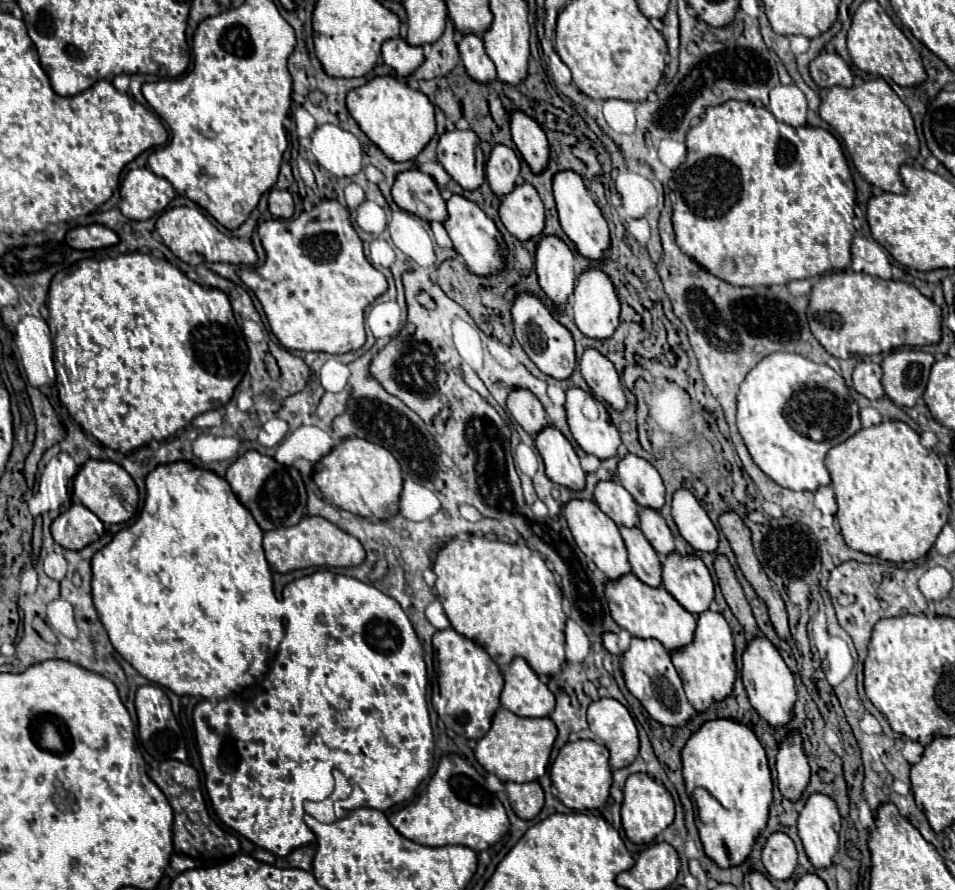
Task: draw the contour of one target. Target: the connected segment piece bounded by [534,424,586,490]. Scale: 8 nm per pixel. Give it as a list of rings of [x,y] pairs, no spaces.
[[[548,424],[534,436],[534,444],[544,460],[546,476],[562,486],[568,486],[572,490],[584,488],[584,470],[580,466],[580,458],[570,444],[570,440],[554,426]]]

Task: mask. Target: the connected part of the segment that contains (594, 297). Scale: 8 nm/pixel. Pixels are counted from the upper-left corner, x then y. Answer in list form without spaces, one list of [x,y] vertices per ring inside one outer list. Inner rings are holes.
[[[588,268],[578,276],[570,302],[572,302],[572,310],[574,310],[574,322],[586,336],[610,338],[614,334],[614,330],[618,328],[620,300],[618,300],[618,294],[614,290],[610,276],[606,272],[602,272],[600,268]]]

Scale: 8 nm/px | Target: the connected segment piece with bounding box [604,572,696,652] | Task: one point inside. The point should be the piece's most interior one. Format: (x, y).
(648, 612)

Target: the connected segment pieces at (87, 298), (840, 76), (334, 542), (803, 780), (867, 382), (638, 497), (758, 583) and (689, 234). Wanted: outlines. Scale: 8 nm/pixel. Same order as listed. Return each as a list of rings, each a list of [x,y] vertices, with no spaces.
[[[128,252],[115,258],[78,260],[72,268],[66,268],[52,278],[50,290],[48,290],[48,310],[50,310],[48,326],[52,332],[52,344],[54,344],[56,389],[60,392],[60,402],[66,406],[70,416],[76,420],[76,424],[82,426],[82,430],[86,434],[94,436],[100,444],[104,444],[112,450],[124,452],[124,454],[148,444],[150,440],[164,440],[170,434],[174,434],[176,430],[188,426],[196,416],[200,416],[208,410],[226,406],[228,400],[234,396],[234,390],[240,384],[240,380],[248,368],[248,346],[246,346],[242,328],[236,326],[236,318],[232,314],[228,296],[218,288],[200,286],[198,282],[190,280],[182,270],[172,266],[168,260],[156,258],[154,254]]]
[[[820,52],[810,62],[810,76],[820,88],[834,88],[834,86],[852,86],[852,72],[848,64],[836,52]]]
[[[304,516],[296,526],[264,532],[264,552],[270,566],[282,574],[308,566],[348,568],[348,566],[358,566],[366,560],[366,552],[360,540],[340,530],[322,516]]]
[[[792,730],[780,742],[778,756],[776,756],[776,772],[778,772],[780,792],[788,800],[798,800],[810,780],[810,766],[798,730]]]
[[[860,362],[852,374],[852,386],[858,394],[866,396],[868,400],[884,398],[882,388],[882,368],[874,362]]]
[[[626,454],[618,462],[618,478],[634,496],[636,504],[660,510],[664,504],[664,484],[658,470],[636,454]]]
[[[726,510],[720,514],[720,528],[724,532],[724,536],[728,538],[738,566],[744,572],[746,580],[752,584],[752,588],[756,590],[756,594],[766,602],[768,606],[768,614],[770,620],[778,632],[780,638],[788,638],[788,616],[786,616],[786,606],[780,598],[780,594],[774,590],[770,578],[766,576],[764,568],[760,566],[754,548],[752,548],[752,538],[750,538],[750,528],[744,524],[744,520],[734,512],[734,510]]]
[[[728,100],[720,106],[712,106],[706,110],[702,122],[686,134],[686,146],[688,156],[686,162],[676,170],[676,204],[674,204],[674,232],[676,242],[682,248],[684,254],[694,258],[702,268],[706,268],[710,274],[718,276],[720,280],[726,280],[734,286],[774,286],[774,284],[788,284],[792,280],[800,278],[812,278],[820,276],[824,272],[834,270],[846,270],[850,268],[850,244],[854,238],[855,229],[852,226],[854,220],[854,204],[856,204],[856,188],[854,180],[848,168],[848,162],[844,158],[840,142],[824,128],[812,128],[802,126],[794,128],[774,118],[774,114],[768,108],[758,108],[750,102],[740,100]]]

